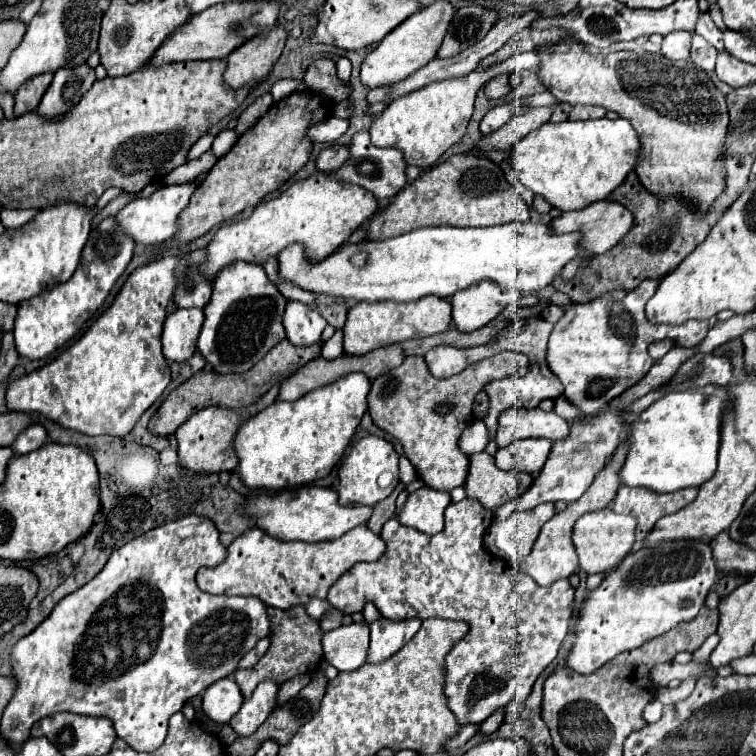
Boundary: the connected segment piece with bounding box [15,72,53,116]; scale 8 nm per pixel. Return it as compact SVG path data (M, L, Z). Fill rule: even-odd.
M47 72L47 74L39 74L33 80L29 80L27 84L23 84L15 96L15 116L35 112L43 94L47 92L51 80L53 80L53 74Z

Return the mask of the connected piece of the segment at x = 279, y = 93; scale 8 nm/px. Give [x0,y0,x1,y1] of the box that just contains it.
[271,80,299,102]

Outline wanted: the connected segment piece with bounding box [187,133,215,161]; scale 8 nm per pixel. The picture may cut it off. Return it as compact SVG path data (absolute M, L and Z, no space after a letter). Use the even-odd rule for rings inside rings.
M209 133L199 138L199 140L197 140L197 142L192 146L191 150L189 151L187 161L198 158L203 153L208 151L212 146L214 138L215 137Z

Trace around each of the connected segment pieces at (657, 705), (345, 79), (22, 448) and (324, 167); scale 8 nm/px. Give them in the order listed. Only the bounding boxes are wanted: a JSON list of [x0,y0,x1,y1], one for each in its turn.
[[643,700,663,724],[336,57,352,83],[11,424,47,454],[315,144,349,172]]

